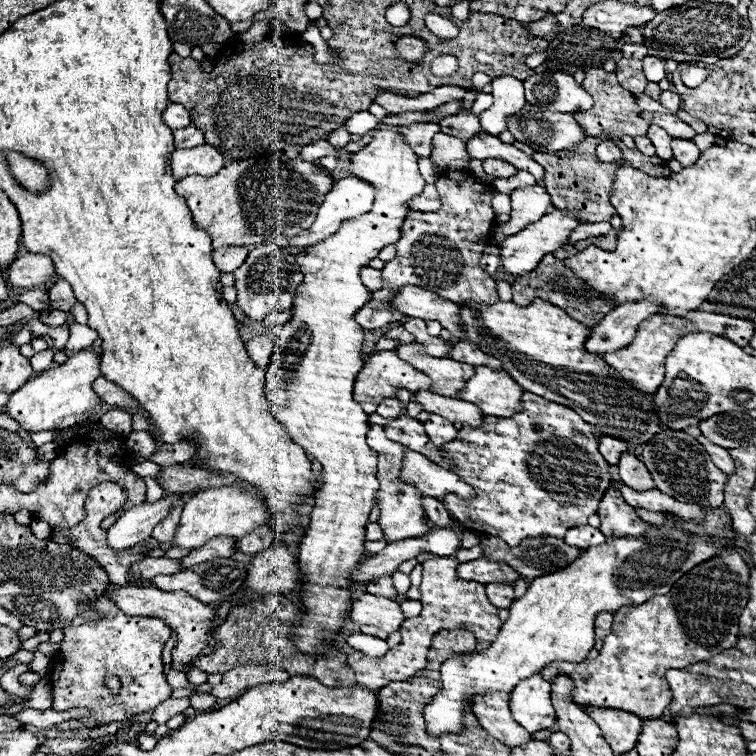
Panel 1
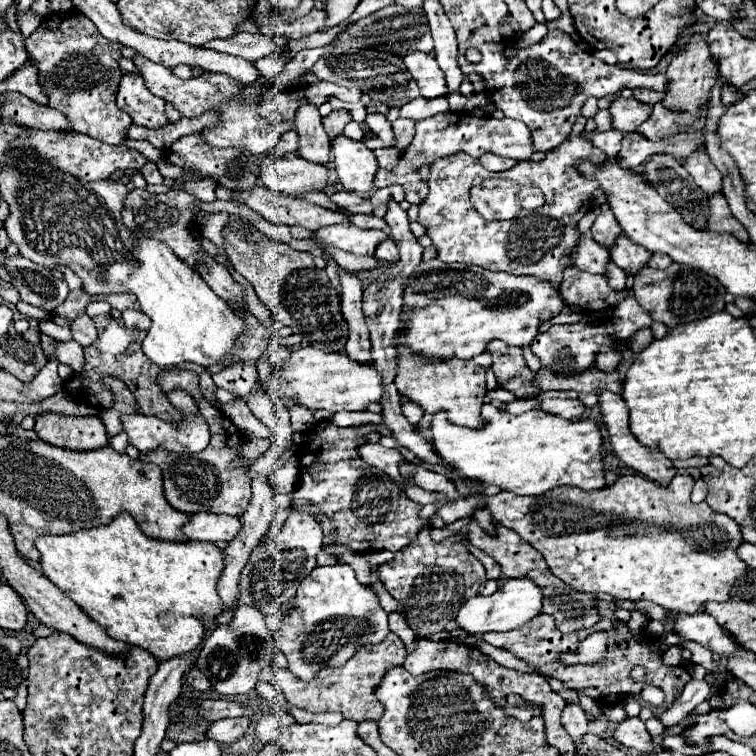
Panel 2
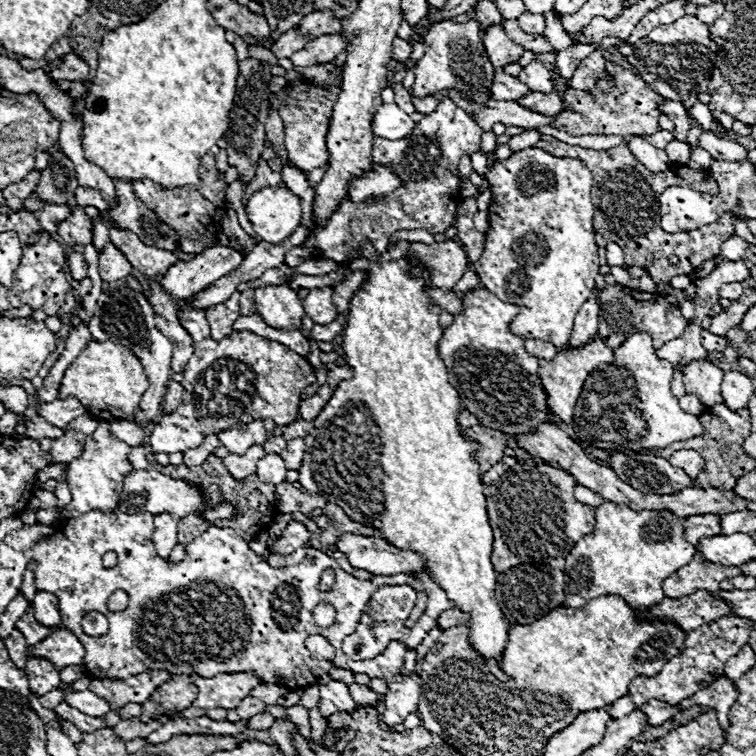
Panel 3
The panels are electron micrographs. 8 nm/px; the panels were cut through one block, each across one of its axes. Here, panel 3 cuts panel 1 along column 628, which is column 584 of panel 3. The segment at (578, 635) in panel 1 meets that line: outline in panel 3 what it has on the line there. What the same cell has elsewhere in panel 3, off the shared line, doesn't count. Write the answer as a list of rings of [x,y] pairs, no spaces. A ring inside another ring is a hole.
[[[604,502],[602,506],[596,508],[594,518],[596,518],[596,526],[594,526],[592,534],[588,534],[580,542],[576,542],[574,550],[566,558],[564,574],[570,578],[570,582],[568,582],[568,592],[566,592],[564,604],[570,608],[580,608],[598,596],[618,594],[632,608],[646,610],[646,608],[662,602],[662,598],[664,598],[662,582],[672,572],[676,572],[680,566],[688,564],[696,554],[696,548],[688,540],[684,540],[684,518],[680,518],[668,510],[634,512],[624,504]]]

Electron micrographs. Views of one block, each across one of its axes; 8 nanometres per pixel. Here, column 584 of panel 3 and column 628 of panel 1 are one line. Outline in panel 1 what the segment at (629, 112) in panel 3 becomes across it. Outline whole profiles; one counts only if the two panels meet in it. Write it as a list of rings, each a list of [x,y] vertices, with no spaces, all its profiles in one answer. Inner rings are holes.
[[[590,68],[586,72],[586,78],[582,82],[586,90],[590,90],[594,98],[594,106],[584,112],[576,112],[574,118],[580,122],[580,126],[586,130],[588,136],[600,136],[602,132],[614,132],[614,134],[628,134],[628,136],[646,136],[650,122],[642,118],[642,108],[636,104],[636,98],[622,98],[622,88],[616,80],[614,72],[606,72],[604,68]]]

